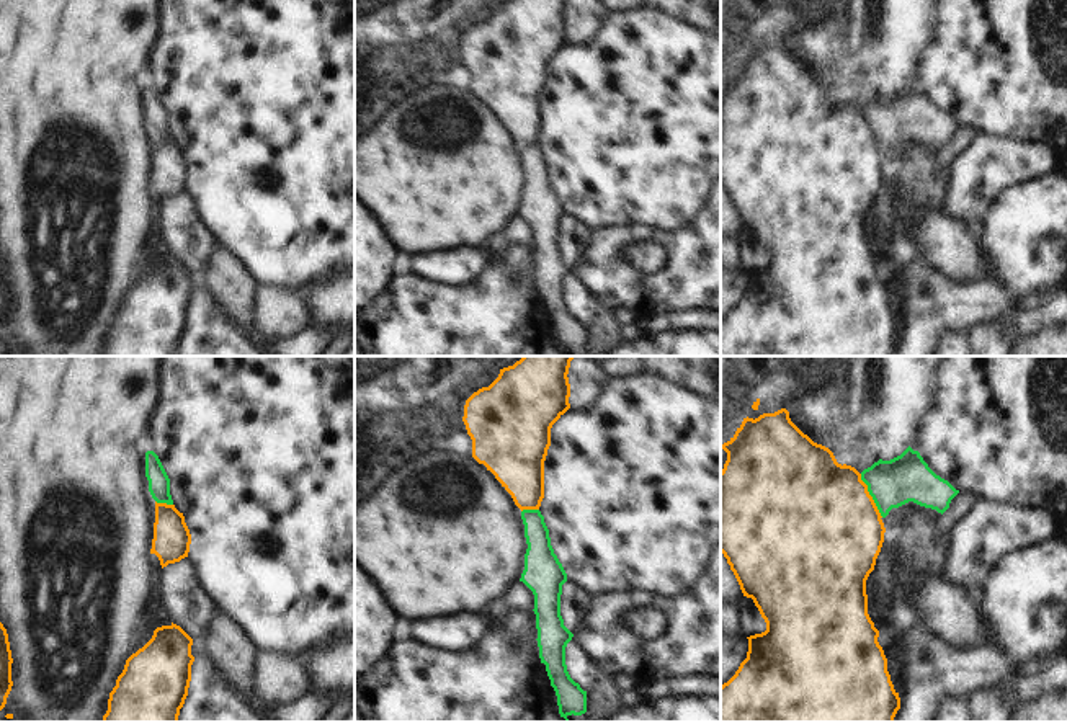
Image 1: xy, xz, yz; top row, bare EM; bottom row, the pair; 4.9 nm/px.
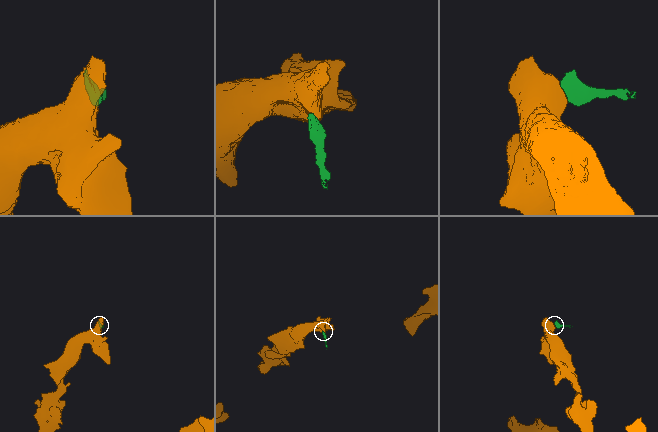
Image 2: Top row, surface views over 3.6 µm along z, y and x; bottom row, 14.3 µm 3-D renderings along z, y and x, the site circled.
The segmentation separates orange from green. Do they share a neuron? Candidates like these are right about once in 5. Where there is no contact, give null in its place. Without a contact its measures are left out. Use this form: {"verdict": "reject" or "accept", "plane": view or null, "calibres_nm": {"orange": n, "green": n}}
{"verdict": "reject", "plane": "yz", "calibres_nm": {"orange": 500, "green": 240}}

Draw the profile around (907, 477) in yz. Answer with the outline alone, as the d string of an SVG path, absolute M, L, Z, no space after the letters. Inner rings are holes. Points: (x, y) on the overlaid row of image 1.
M910 446L891 461L879 459L861 472L882 518L892 508L909 501L944 513L959 493L948 480L936 475L918 451Z

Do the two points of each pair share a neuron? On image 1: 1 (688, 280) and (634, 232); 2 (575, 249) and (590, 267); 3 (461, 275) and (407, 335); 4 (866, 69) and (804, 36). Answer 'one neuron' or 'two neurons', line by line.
1: one neuron
2: two neurons
3: two neurons
4: one neuron

